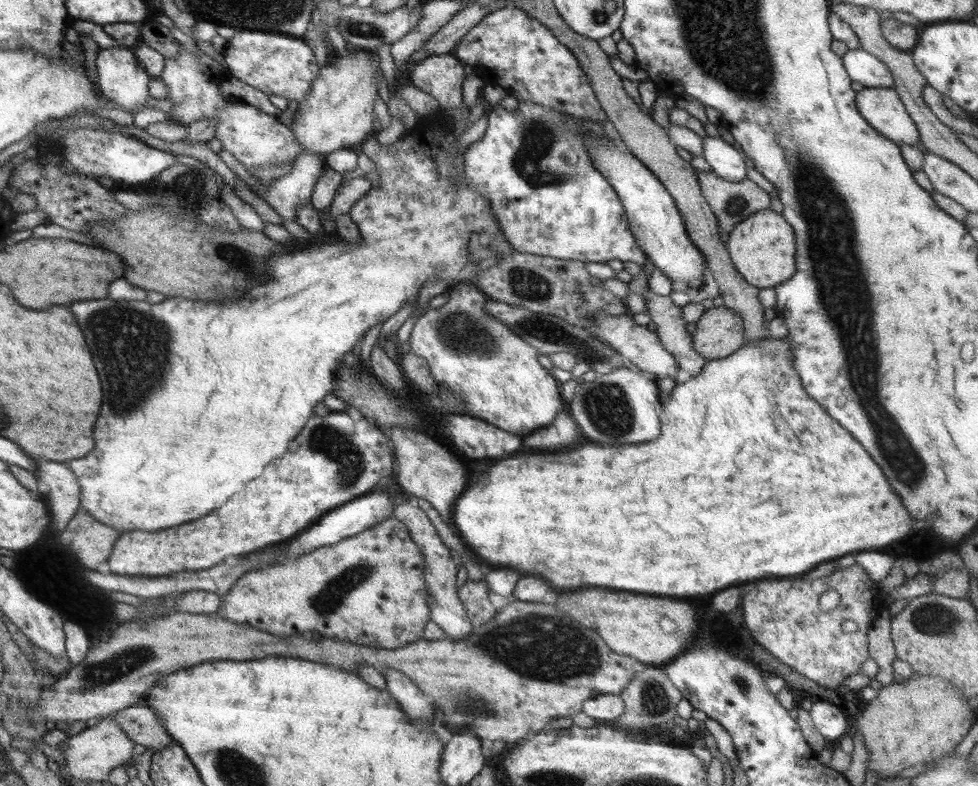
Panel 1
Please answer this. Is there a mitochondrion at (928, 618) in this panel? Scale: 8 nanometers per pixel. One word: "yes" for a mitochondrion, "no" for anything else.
yes

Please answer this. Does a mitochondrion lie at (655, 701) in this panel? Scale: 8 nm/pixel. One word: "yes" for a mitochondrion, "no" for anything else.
yes

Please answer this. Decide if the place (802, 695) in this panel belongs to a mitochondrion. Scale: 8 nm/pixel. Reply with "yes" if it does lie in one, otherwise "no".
no

